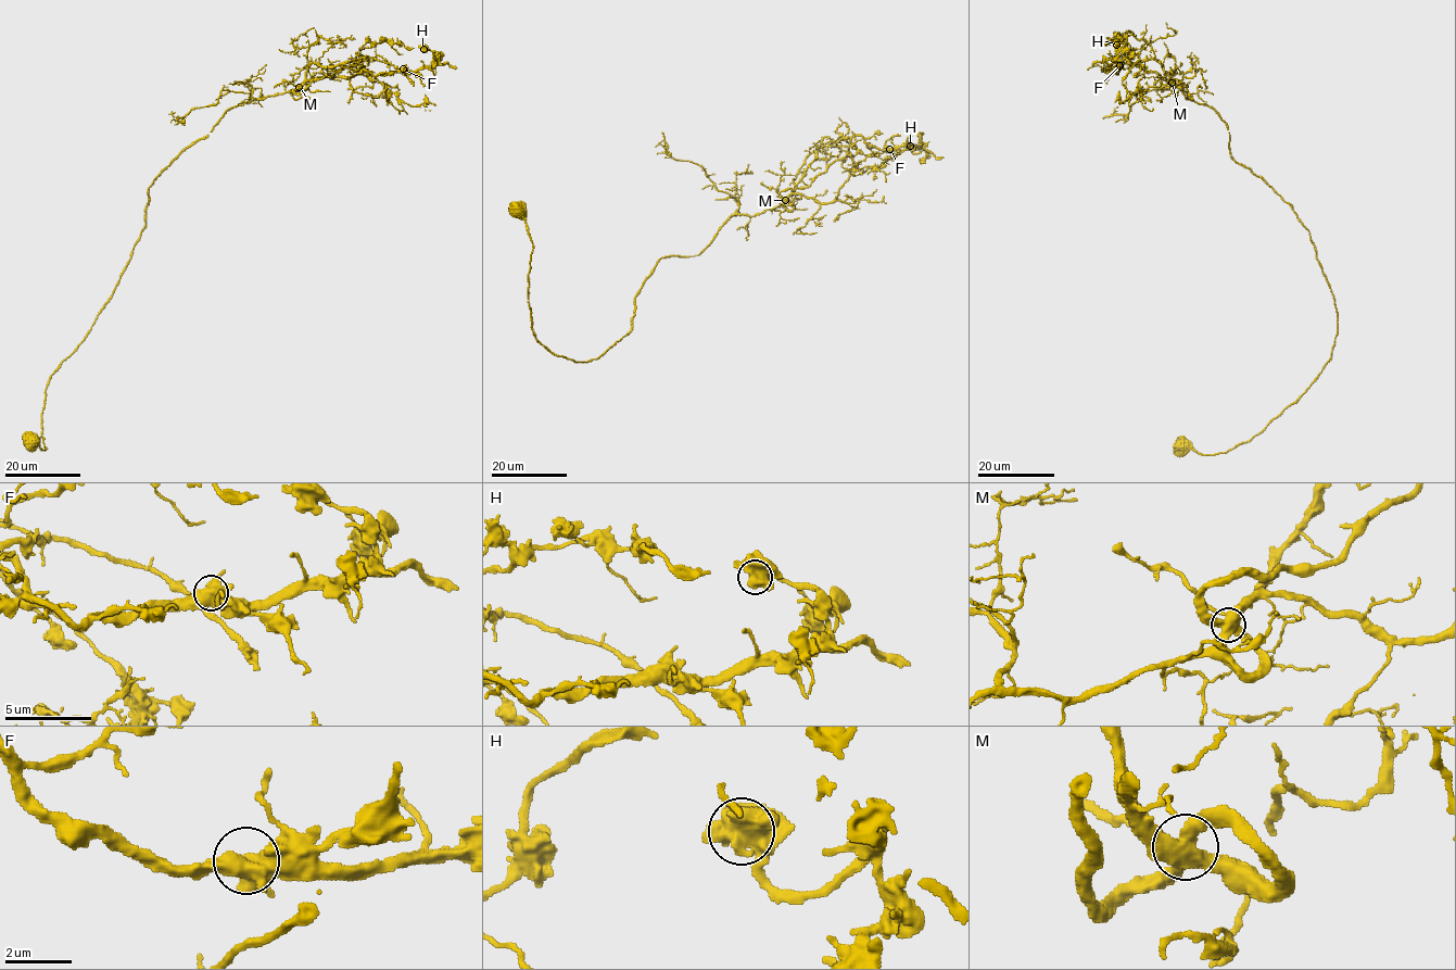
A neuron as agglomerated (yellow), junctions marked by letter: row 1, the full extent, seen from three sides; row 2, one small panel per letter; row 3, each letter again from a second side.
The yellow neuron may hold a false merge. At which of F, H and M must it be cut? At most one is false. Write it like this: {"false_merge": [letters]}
{"false_merge": []}

